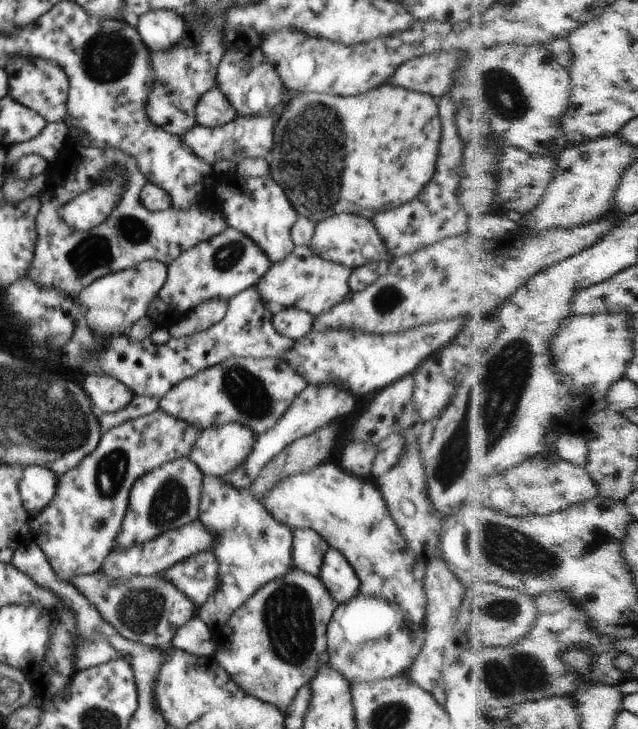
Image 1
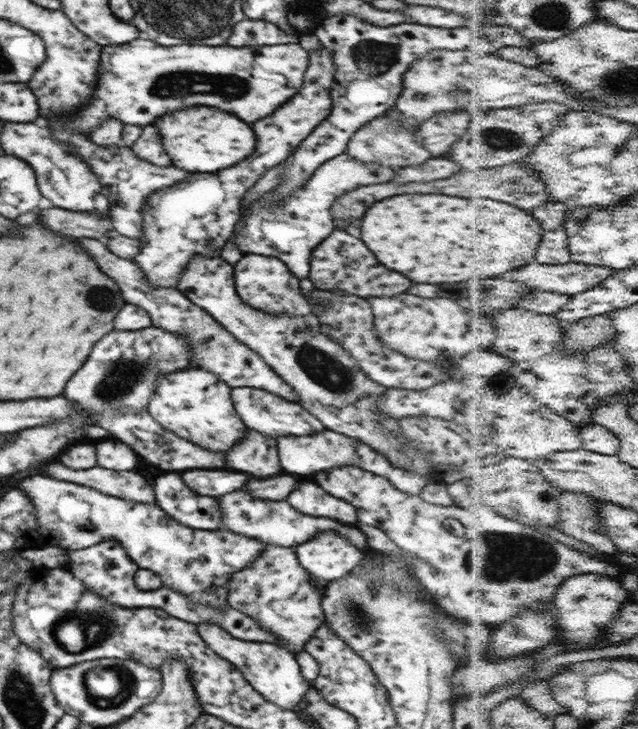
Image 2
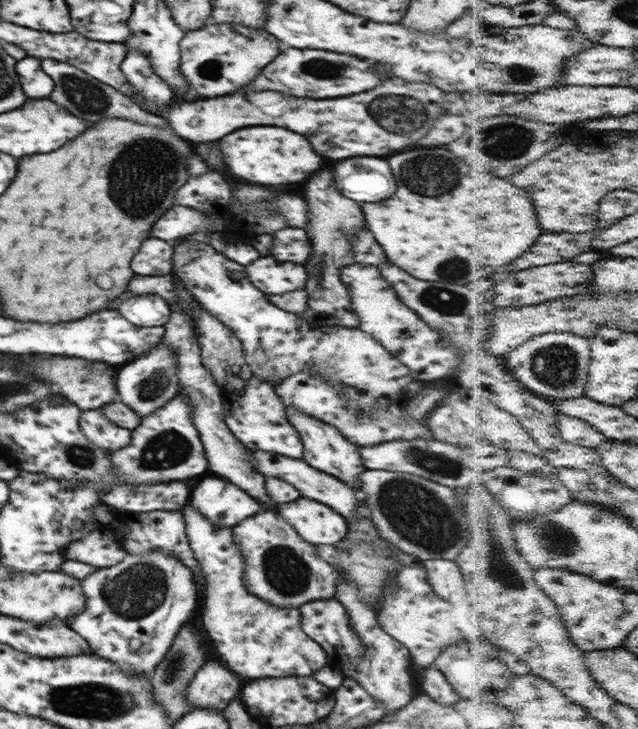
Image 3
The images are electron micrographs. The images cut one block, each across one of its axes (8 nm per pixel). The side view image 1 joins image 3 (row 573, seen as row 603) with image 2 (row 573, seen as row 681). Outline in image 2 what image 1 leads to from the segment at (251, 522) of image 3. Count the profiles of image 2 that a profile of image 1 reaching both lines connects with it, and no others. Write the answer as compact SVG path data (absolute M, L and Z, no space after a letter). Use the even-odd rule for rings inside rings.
M267 544L253 563L230 577L228 605L258 620L278 635L288 651L298 654L326 621L321 606L323 594L310 579L313 577L302 567L293 548Z

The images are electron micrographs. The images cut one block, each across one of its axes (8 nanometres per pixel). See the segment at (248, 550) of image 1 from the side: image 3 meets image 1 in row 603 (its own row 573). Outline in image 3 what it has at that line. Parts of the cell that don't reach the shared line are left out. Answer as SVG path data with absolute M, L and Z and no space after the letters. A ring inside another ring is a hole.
M186 506L181 512L194 558L206 578L206 592L200 597L199 616L205 633L226 667L244 682L246 678L312 676L327 664L326 651L302 631L298 608L278 608L244 587L244 555L232 540L232 527L220 527L198 509Z

